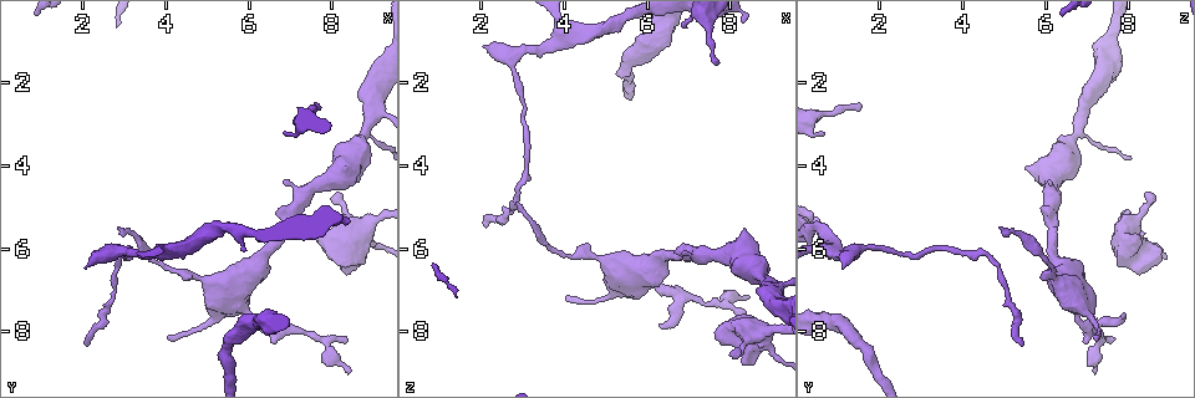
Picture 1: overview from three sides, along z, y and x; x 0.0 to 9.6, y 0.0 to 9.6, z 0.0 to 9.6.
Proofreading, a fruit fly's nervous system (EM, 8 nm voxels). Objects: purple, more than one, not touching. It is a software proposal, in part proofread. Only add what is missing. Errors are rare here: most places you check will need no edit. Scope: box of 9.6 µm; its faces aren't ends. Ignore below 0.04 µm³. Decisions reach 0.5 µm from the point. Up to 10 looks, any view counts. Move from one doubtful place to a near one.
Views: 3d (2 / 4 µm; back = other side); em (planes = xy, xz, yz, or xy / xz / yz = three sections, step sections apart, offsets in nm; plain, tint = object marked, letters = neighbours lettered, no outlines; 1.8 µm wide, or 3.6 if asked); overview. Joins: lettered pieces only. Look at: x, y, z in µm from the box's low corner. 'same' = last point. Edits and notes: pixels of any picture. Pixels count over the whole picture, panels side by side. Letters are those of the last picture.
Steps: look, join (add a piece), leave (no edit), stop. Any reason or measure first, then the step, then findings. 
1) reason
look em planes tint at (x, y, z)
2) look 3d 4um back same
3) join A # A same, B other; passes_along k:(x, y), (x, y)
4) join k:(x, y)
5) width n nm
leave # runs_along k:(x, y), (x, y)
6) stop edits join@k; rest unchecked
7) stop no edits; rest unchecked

branch stops here
look em xz step 16 letters at (2.15, 8.30, 5.50)

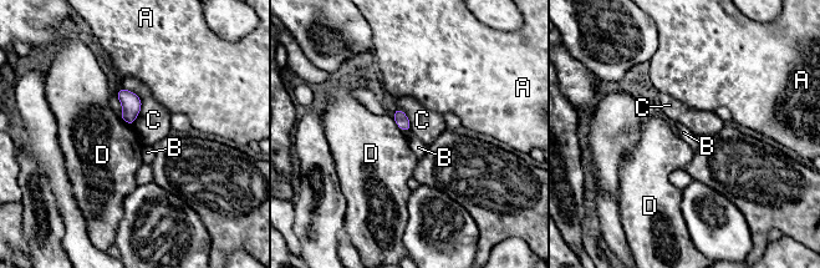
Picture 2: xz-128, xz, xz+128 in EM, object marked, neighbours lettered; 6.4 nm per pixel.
look em planes letters same

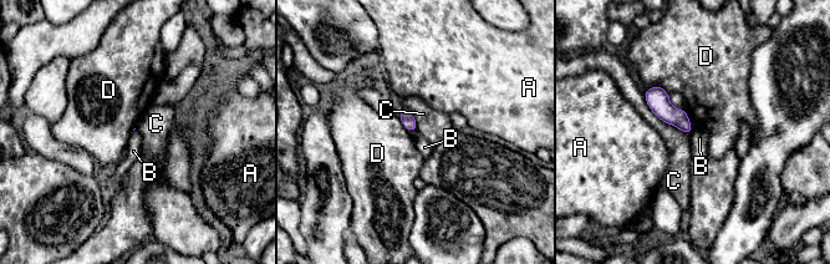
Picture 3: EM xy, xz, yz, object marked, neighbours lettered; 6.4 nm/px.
leave # A other, B other, C other, D other; border 3:(416, 128), (411, 132); none of them fits

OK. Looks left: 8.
branch stops here
look em planes letters at (2.05, 6.50, 1.15)

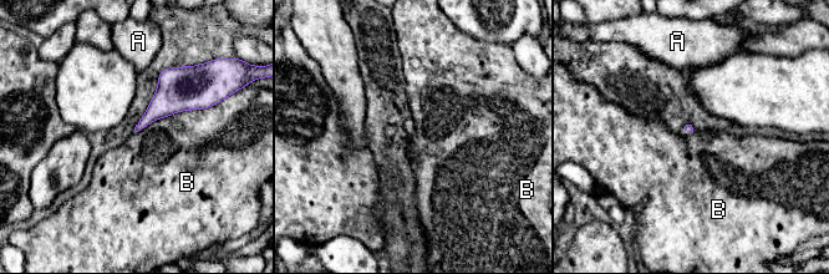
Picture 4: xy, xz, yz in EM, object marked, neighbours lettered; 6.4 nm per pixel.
longest_contact B 550 nm
leave # A other, B other; border 4:(215, 103), (159, 117), (136, 132); no lettered piece goes on from it

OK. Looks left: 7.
an open end
look 3d 2um at (6.30, 7.60, 7.85)

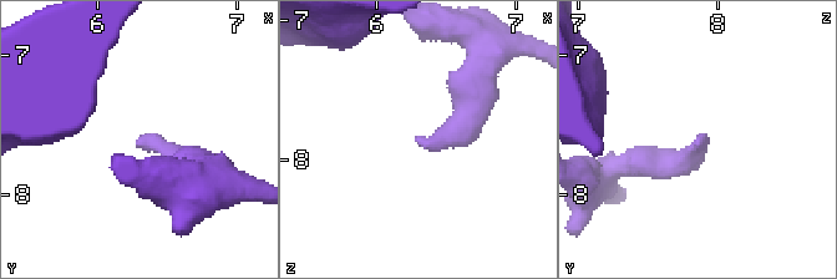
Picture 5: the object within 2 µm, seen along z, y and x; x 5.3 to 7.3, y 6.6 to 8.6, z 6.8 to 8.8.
shape alone is not enough
look em xy step 16 tint at (6.32, 7.60, 7.86)

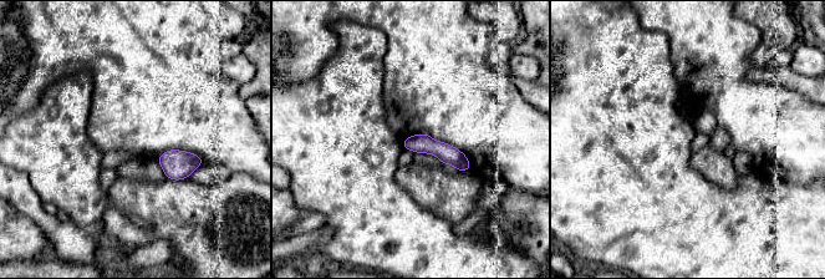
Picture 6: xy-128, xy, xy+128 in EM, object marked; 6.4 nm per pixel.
cut it another way
look em planes letters same

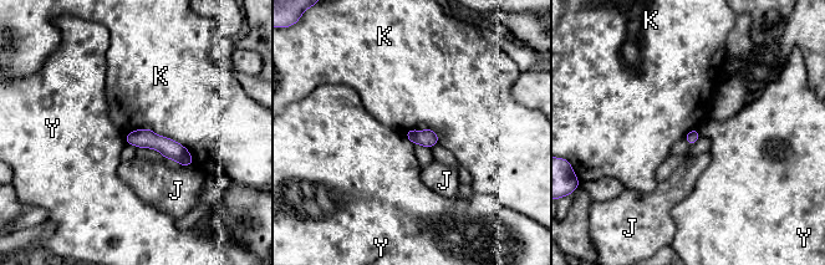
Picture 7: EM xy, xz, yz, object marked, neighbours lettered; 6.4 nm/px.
leave # J other, K other, Y other; runs_along 7:(128, 138), (152, 139), (189, 162); none of them fits

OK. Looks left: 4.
free end
look 3d 2um at (8.10, 4.65, 8.40)

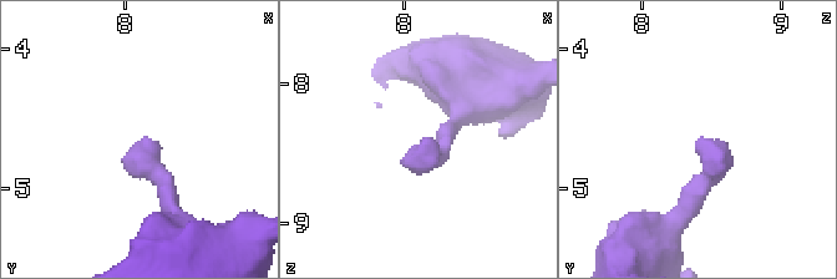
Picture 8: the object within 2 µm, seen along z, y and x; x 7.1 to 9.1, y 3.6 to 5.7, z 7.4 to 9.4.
look em planes letters at (8.12, 4.68, 8.40)

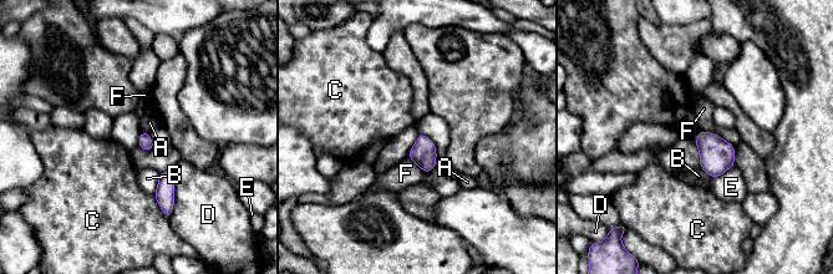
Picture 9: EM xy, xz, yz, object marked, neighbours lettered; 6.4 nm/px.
leave # A other, B other, C other, D other, E other, F other; none of them fits

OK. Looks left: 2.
stop no edits; rest unchecked

